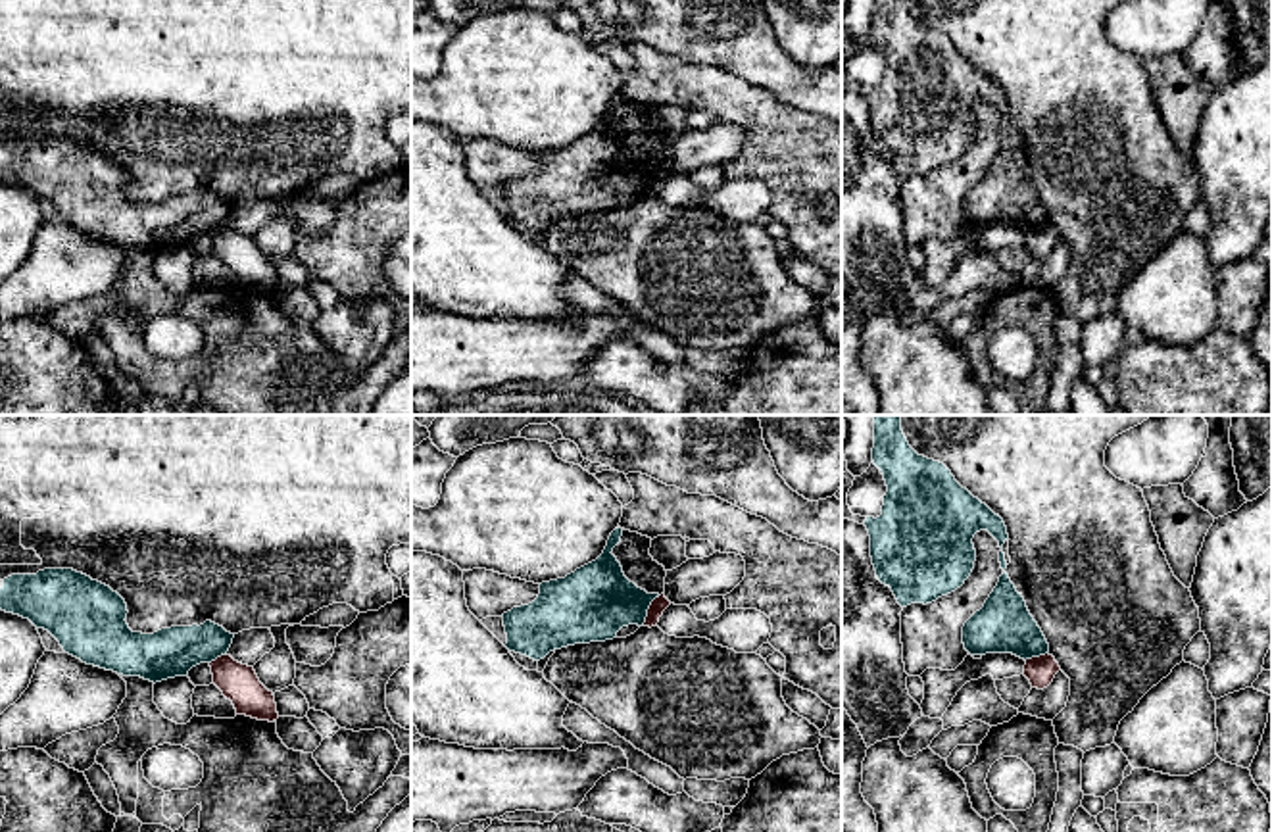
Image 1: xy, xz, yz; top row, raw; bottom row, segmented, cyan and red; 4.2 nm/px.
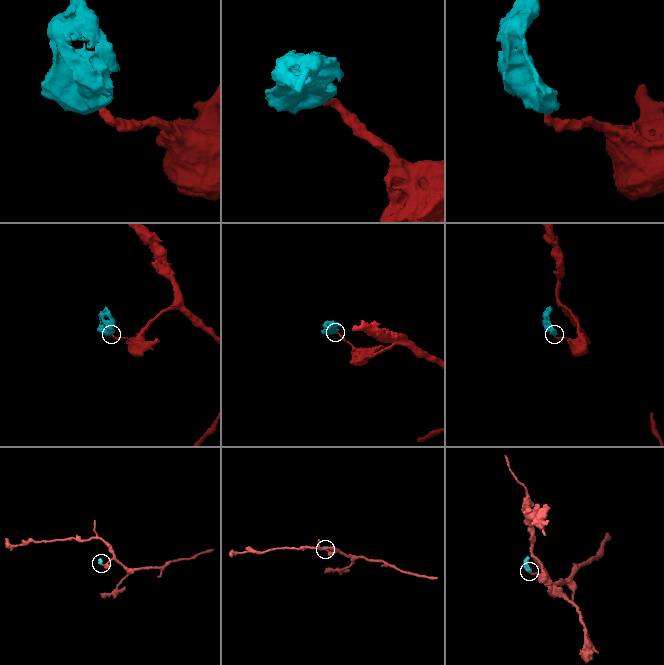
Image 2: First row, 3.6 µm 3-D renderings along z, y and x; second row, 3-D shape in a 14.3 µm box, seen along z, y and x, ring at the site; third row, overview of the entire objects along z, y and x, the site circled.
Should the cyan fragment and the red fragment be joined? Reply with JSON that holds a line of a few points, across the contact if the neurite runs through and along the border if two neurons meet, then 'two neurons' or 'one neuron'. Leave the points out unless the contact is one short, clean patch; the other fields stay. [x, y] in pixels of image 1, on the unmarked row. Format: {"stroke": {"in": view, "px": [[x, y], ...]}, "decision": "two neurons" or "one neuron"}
{"stroke": {"in": "xz", "px": [[660, 166], [652, 171], [642, 195]]}, "decision": "two neurons"}

